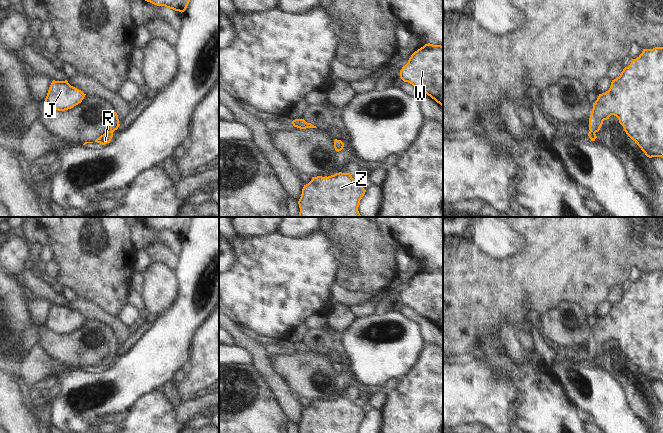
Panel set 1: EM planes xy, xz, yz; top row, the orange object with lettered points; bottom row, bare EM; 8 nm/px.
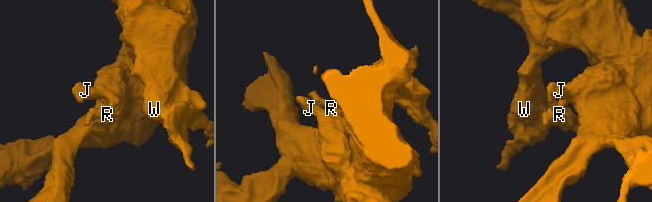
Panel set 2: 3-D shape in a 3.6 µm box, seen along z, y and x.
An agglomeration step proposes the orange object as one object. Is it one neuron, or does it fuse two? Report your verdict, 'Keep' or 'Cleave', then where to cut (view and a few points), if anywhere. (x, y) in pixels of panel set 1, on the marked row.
Keep. No split.

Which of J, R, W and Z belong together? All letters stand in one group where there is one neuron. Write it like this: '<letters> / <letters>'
J R W Z

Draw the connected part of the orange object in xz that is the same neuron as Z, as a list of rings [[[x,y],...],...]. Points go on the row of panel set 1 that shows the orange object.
[[[350,173],[312,177],[298,201],[299,217],[361,217],[358,207],[365,192]]]

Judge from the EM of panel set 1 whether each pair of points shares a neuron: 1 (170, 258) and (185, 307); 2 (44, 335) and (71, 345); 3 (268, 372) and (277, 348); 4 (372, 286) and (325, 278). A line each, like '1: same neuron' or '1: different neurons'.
1: different neurons
2: same neuron
3: different neurons
4: different neurons

